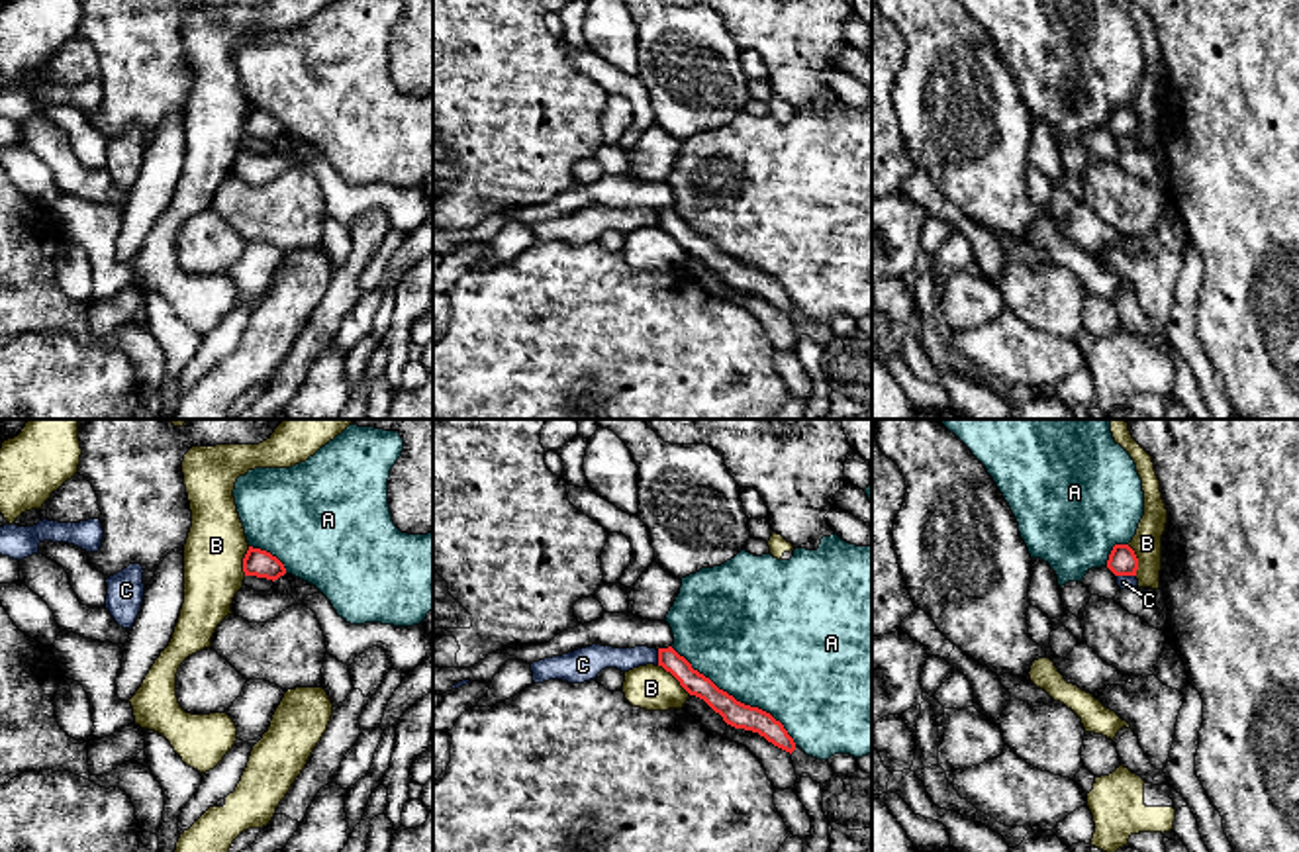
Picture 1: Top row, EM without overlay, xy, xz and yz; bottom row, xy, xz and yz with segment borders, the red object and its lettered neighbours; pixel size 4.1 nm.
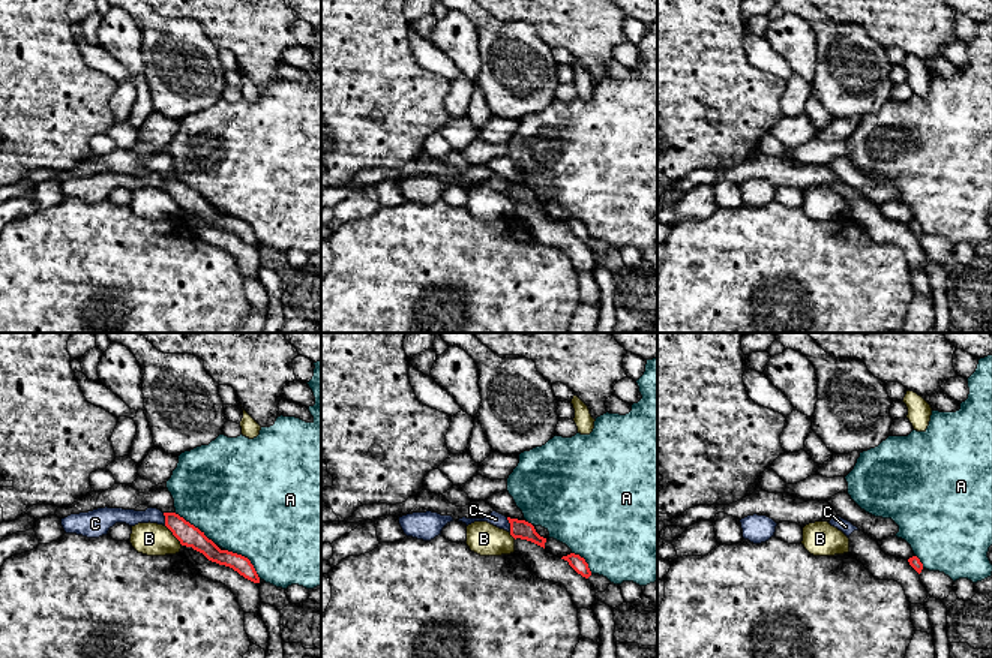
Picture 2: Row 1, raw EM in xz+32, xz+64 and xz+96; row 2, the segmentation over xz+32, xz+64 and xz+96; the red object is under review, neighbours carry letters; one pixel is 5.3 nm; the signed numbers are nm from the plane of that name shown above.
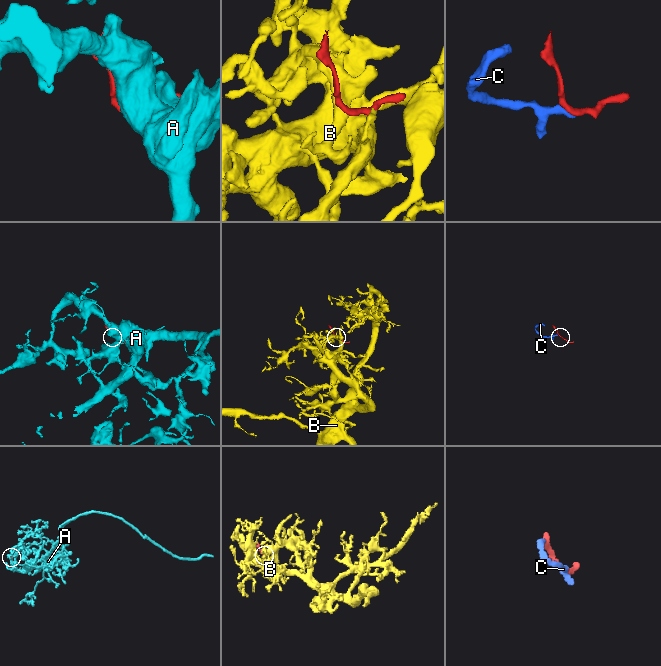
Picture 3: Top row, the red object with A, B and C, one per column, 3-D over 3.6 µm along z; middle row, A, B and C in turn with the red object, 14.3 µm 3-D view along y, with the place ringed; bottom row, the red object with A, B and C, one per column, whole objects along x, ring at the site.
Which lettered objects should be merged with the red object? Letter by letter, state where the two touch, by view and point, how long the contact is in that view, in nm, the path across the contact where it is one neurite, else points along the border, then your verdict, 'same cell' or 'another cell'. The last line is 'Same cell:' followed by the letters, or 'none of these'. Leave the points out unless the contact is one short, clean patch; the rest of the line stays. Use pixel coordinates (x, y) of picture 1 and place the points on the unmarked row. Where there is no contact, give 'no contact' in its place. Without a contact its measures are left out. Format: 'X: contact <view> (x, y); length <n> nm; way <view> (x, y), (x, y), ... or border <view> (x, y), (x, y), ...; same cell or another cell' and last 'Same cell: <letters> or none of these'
A: contact xz (735, 261); length 650 nm; another cell
B: contact xz (674, 237); length 180 nm; border xz (659, 226), (690, 255); another cell
C: contact yz (1127, 136); length 80 nm; border yz (1117, 136), (1135, 138); another cell
Same cell: none of these

